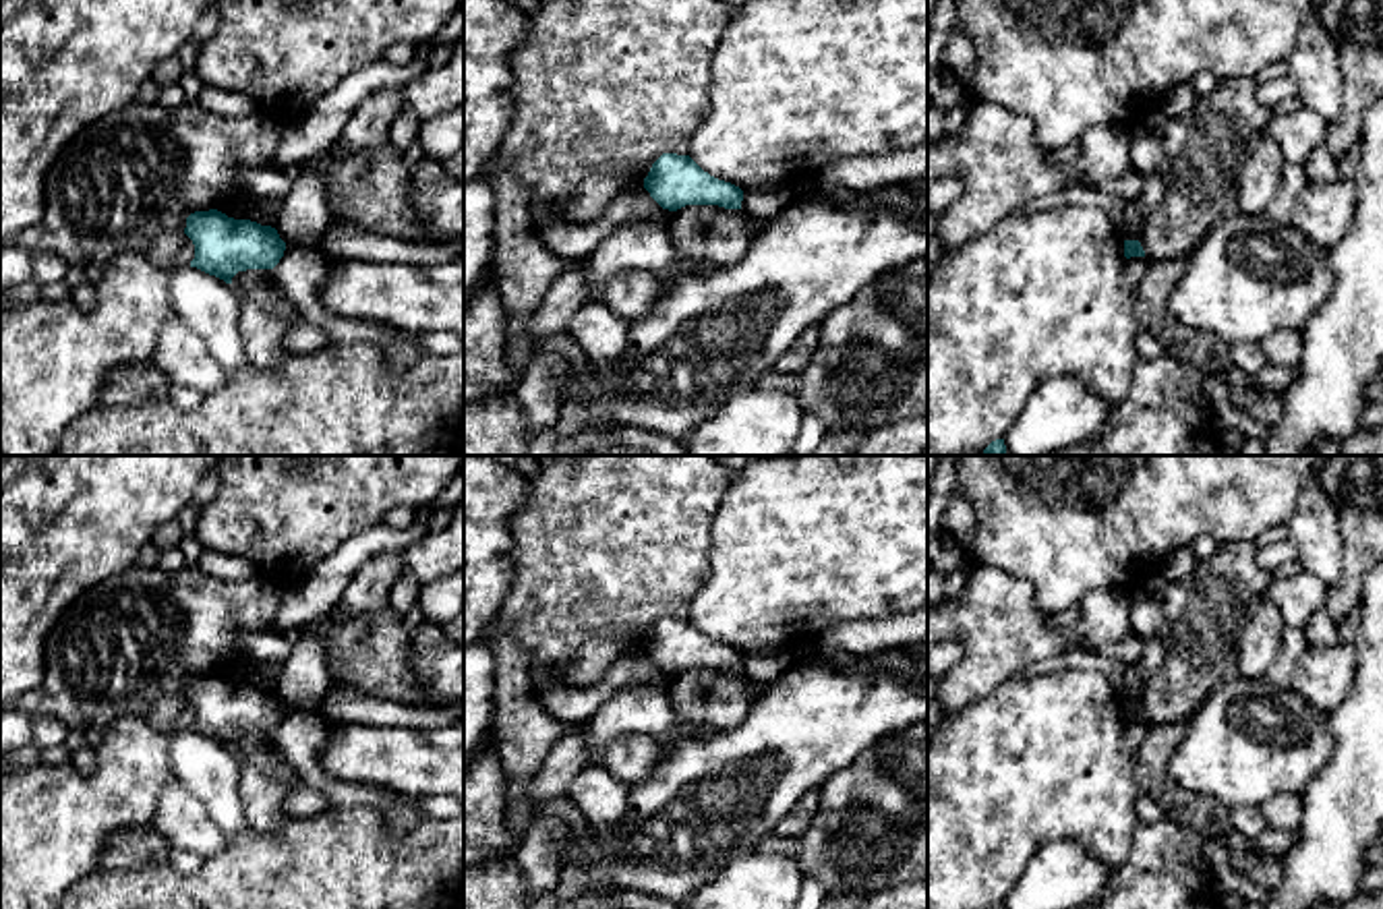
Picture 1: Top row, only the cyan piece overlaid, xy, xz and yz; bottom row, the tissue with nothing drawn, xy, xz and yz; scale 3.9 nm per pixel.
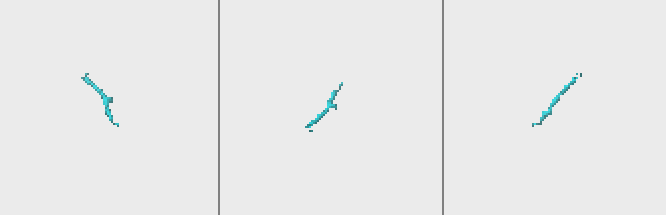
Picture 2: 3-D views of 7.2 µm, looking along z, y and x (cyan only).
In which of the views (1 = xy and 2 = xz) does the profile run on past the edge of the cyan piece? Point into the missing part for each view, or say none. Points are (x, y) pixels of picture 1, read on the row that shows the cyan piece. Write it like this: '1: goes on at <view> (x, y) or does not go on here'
1: does not go on here
2: does not go on here

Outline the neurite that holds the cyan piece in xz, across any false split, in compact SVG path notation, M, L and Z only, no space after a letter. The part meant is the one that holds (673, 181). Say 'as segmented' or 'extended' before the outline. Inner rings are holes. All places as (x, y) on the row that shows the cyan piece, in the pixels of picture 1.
as segmented; M663 153L644 178L650 197L669 211L685 205L741 209L743 190L704 172L689 155Z

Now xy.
as segmented; M217 209L190 213L184 234L195 244L190 267L226 284L232 284L238 271L273 269L286 251L286 242L275 228L234 219Z

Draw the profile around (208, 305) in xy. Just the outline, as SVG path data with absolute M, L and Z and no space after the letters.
M190 265L168 269L168 288L176 317L203 338L224 375L242 375L251 364L238 327L238 292Z

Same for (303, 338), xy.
M302 319L294 321L284 335L284 350L290 356L304 356L304 354L325 348L327 344L329 342L327 342L325 331Z

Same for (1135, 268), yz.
M1130 257L1126 259L1126 265L1124 265L1124 288L1135 296L1143 277L1145 277L1145 271L1149 267L1149 259L1147 257Z

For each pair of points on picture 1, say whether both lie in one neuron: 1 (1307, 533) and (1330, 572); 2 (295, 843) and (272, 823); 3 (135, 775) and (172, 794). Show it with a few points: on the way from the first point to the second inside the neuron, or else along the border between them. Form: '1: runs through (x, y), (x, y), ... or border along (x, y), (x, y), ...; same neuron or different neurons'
1: runs through (1317, 543), (1323, 562); same neuron
2: border along (290, 820), (276, 833), (251, 831); different neurons
3: border along (174, 779), (160, 796), (152, 827); different neurons

